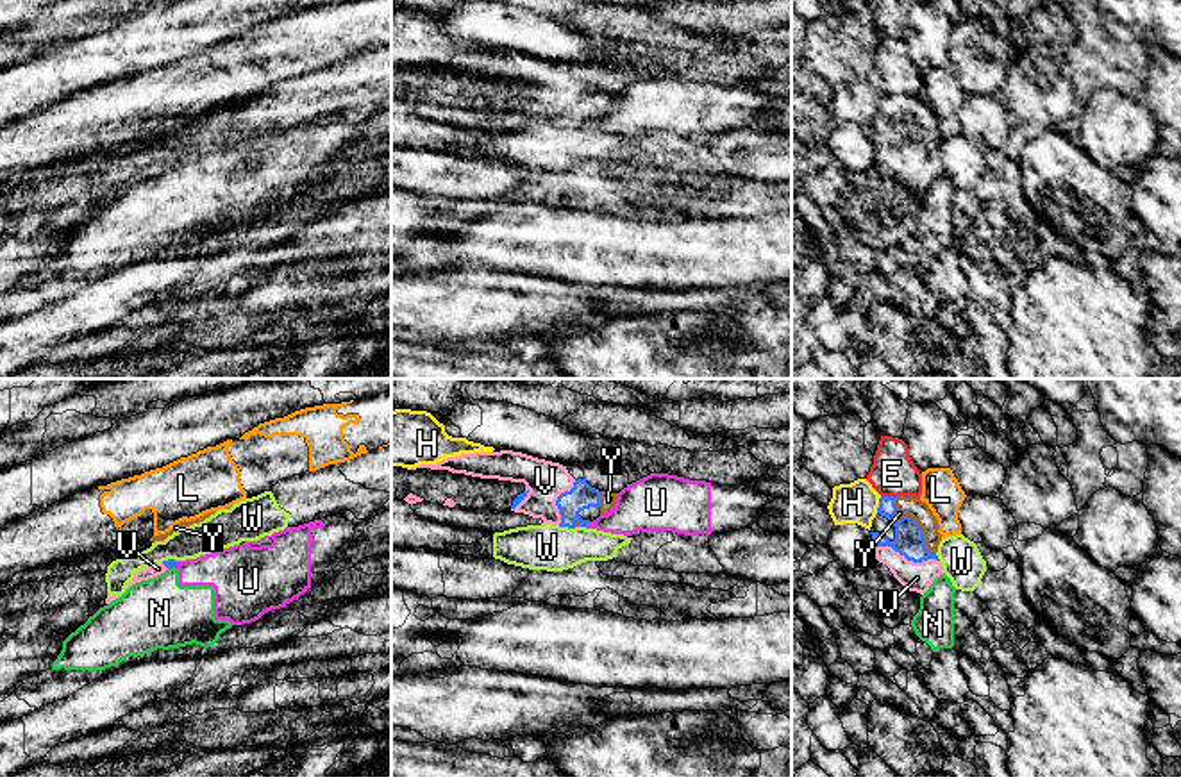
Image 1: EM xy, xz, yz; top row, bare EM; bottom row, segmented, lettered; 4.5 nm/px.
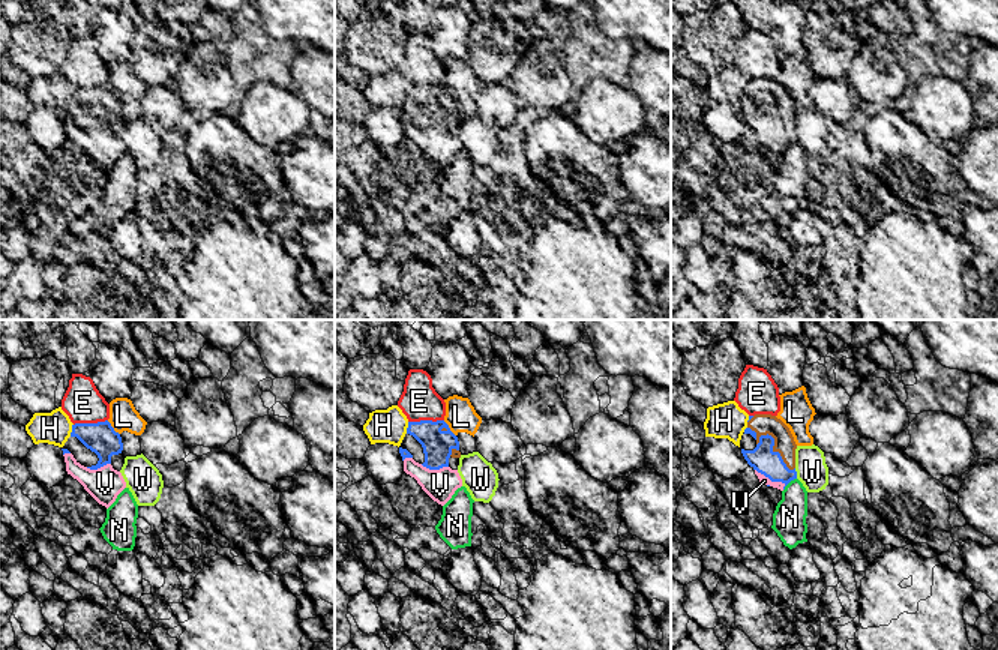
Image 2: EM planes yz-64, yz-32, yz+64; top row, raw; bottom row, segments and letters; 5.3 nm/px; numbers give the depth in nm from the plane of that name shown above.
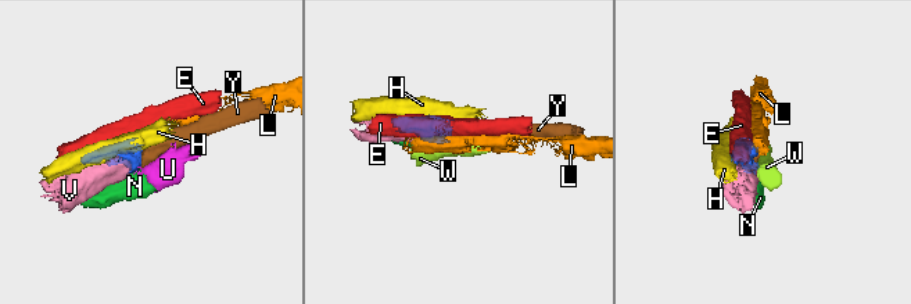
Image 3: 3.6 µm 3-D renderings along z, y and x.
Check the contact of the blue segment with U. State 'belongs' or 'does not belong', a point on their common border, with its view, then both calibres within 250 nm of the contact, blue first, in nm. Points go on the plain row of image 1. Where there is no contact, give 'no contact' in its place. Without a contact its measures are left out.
does not belong; contact xz (586, 124); calibres 120 and 200 nm

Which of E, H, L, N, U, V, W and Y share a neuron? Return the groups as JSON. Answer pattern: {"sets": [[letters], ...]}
{"sets": [["E"], ["H"], ["L"], ["N", "U"], ["V", "Y"], ["W"]]}

